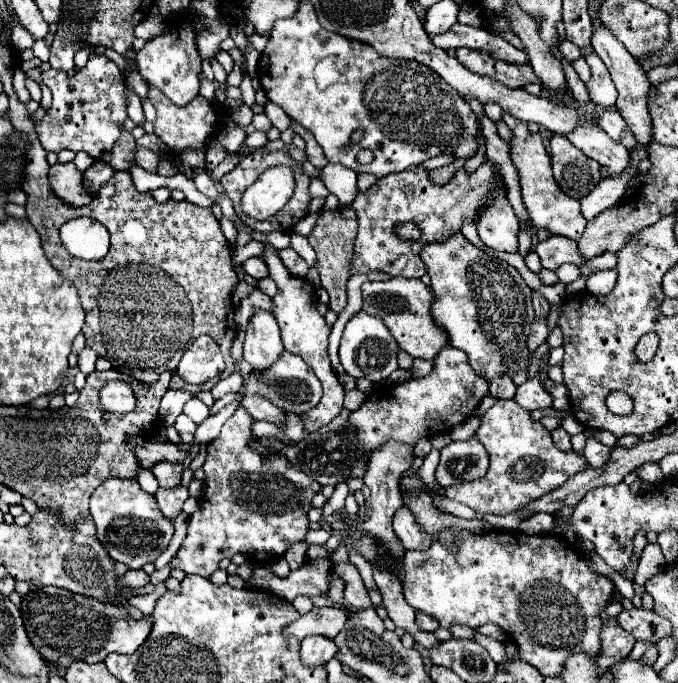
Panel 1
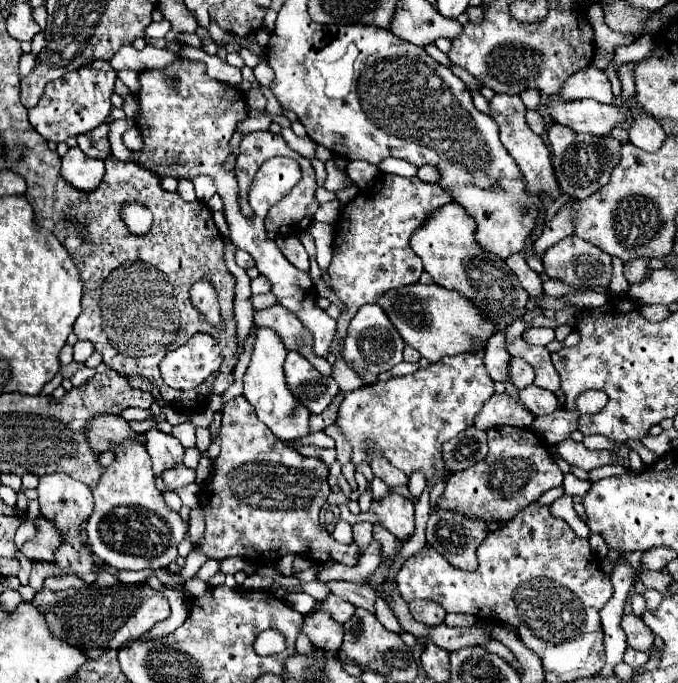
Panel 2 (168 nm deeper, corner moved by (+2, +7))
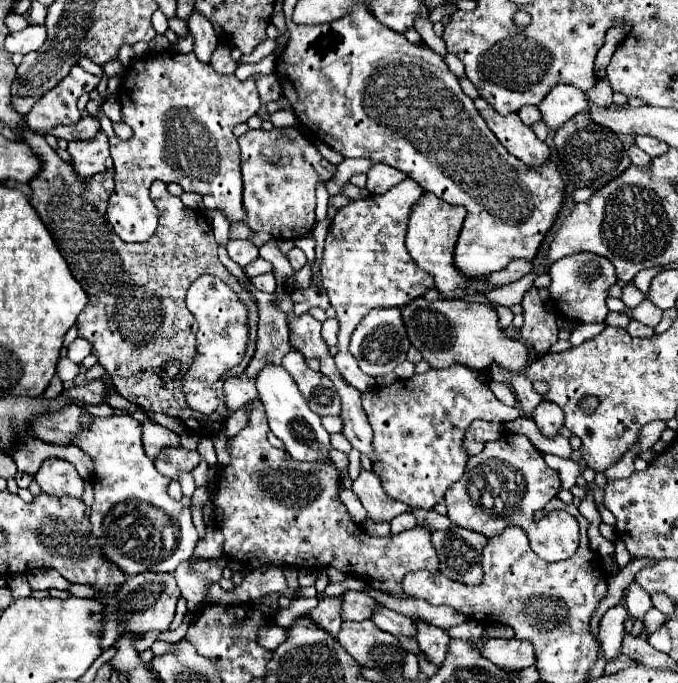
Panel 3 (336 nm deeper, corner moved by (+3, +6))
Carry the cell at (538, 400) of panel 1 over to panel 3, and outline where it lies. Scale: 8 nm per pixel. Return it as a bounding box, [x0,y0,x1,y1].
[534,400,564,438]

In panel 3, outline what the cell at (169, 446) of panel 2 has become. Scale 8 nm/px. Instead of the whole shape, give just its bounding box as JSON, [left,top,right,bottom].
[142,420,180,460]

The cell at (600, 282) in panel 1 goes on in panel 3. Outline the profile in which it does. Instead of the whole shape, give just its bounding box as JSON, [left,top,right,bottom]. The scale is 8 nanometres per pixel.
[548,252,618,322]

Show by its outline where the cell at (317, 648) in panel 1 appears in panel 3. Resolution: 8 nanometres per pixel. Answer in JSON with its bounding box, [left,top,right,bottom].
[310,596,340,636]

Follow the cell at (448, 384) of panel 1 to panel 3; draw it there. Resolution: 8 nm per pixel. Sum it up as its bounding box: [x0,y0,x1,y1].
[362,364,520,510]

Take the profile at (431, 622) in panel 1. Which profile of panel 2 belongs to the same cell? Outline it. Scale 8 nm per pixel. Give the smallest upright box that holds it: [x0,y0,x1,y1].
[411,601,445,625]

